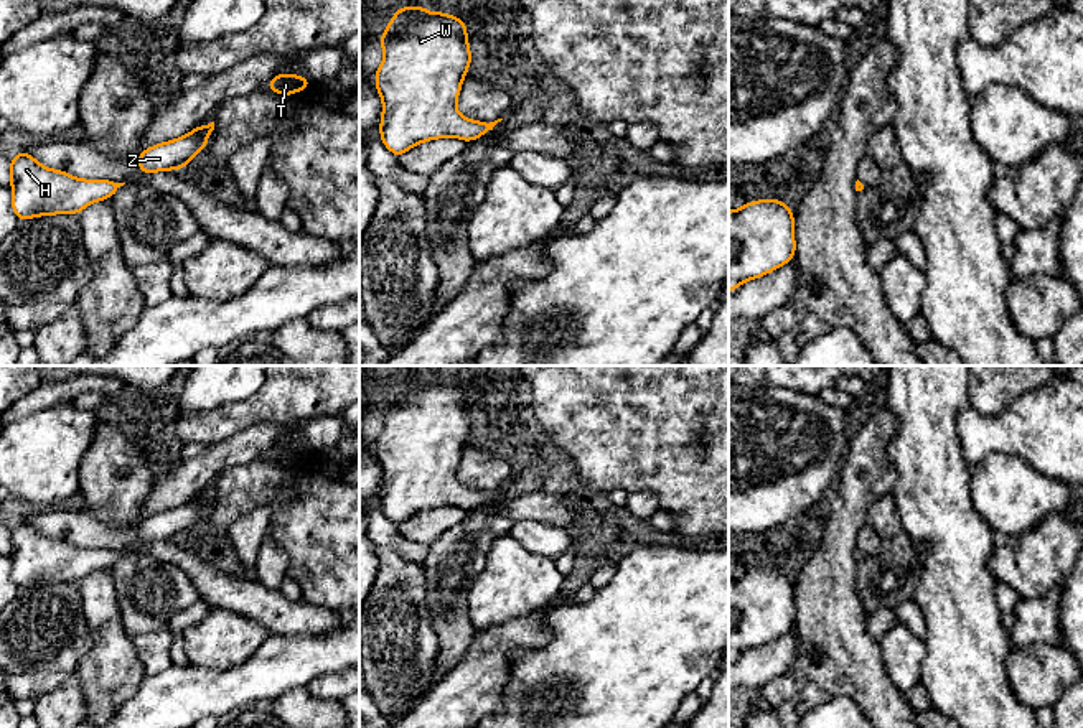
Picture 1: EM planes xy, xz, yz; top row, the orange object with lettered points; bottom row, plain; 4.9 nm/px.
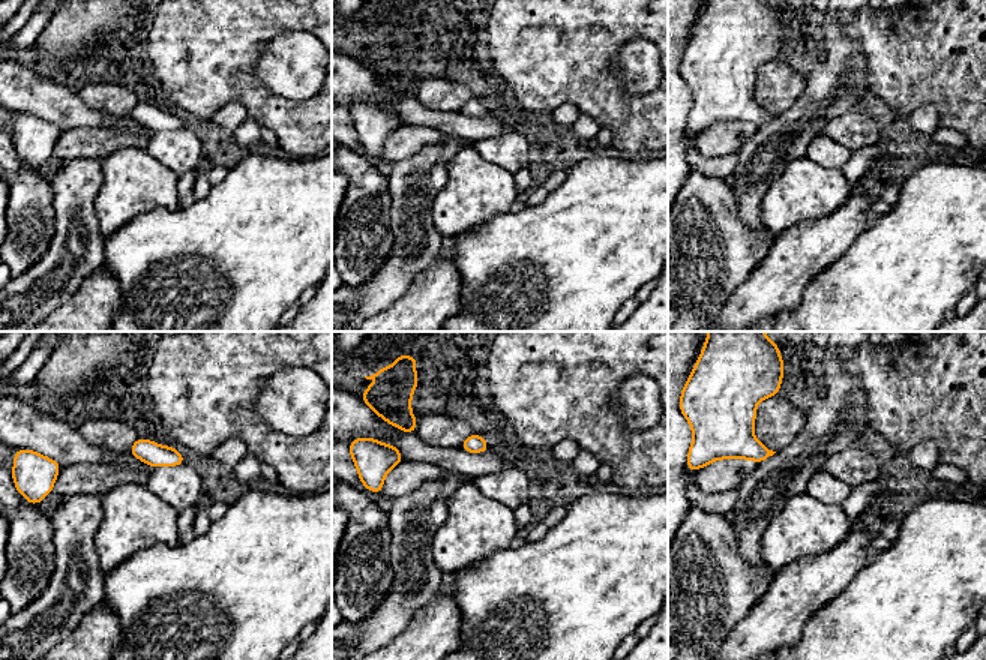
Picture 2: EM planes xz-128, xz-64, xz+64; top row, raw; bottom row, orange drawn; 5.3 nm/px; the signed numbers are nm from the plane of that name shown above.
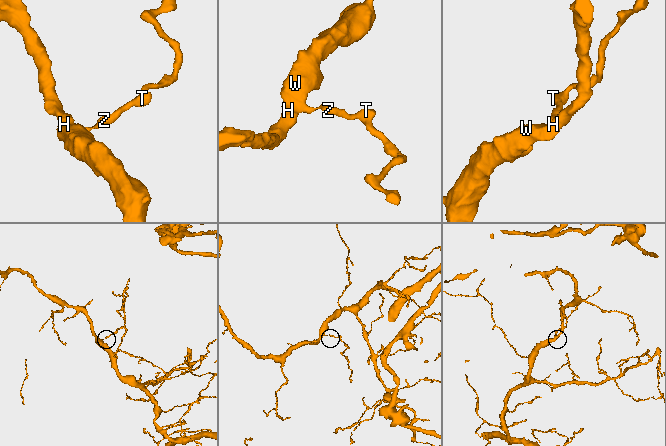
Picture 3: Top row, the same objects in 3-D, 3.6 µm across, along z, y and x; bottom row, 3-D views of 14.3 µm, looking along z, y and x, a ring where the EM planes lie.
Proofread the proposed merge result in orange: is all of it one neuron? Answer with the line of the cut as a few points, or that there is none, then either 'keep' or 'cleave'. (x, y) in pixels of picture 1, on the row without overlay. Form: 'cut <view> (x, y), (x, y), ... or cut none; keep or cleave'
cut none; keep

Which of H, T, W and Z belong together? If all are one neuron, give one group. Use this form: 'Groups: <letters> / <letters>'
Groups: H T W Z

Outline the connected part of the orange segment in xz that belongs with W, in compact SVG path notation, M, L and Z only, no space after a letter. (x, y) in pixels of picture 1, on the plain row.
M402 376L399 377L391 392L386 395L381 405L381 417L384 430L374 441L376 460L382 468L382 486L379 494L379 504L382 512L397 527L409 517L424 512L427 509L437 509L443 506L455 506L465 511L473 511L483 502L493 499L501 491L485 492L470 489L457 481L457 469L462 458L462 451L471 432L471 422L468 415L466 395L463 389L442 380L429 382L425 376Z

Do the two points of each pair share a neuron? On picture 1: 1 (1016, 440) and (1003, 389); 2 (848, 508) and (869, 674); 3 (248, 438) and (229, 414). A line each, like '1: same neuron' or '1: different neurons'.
1: different neurons
2: same neuron
3: different neurons

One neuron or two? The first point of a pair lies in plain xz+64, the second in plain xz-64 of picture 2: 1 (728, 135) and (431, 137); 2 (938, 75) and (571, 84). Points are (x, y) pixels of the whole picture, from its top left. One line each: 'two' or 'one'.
1: one
2: one

